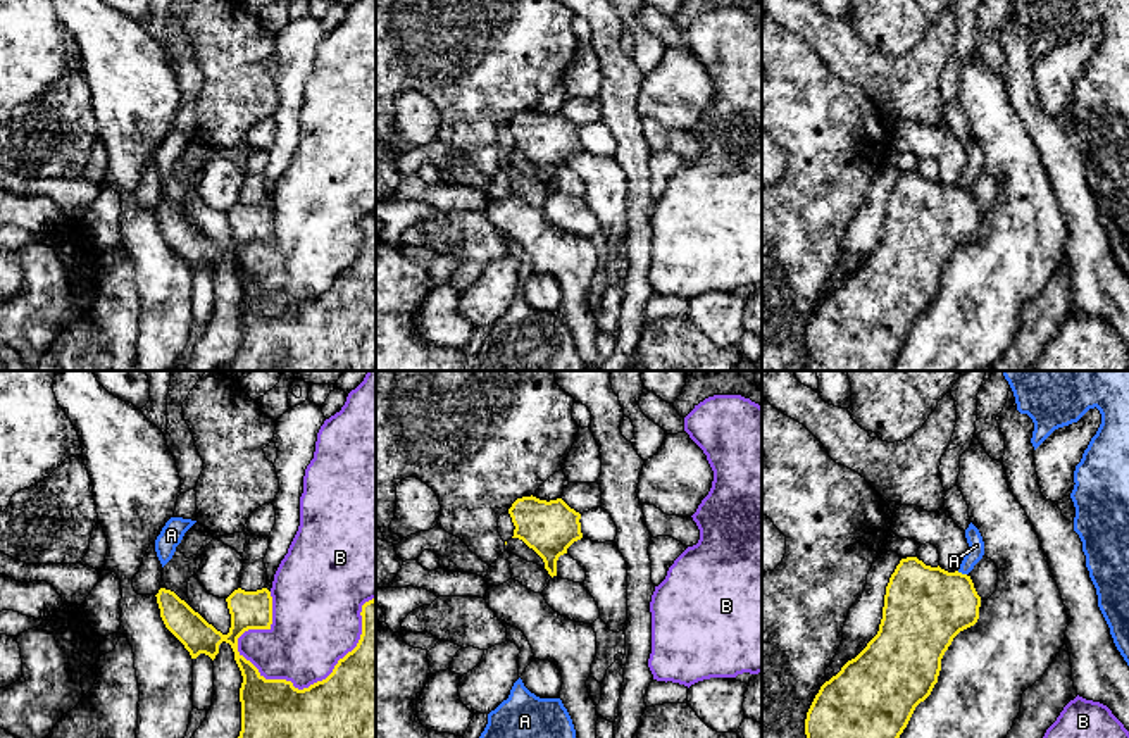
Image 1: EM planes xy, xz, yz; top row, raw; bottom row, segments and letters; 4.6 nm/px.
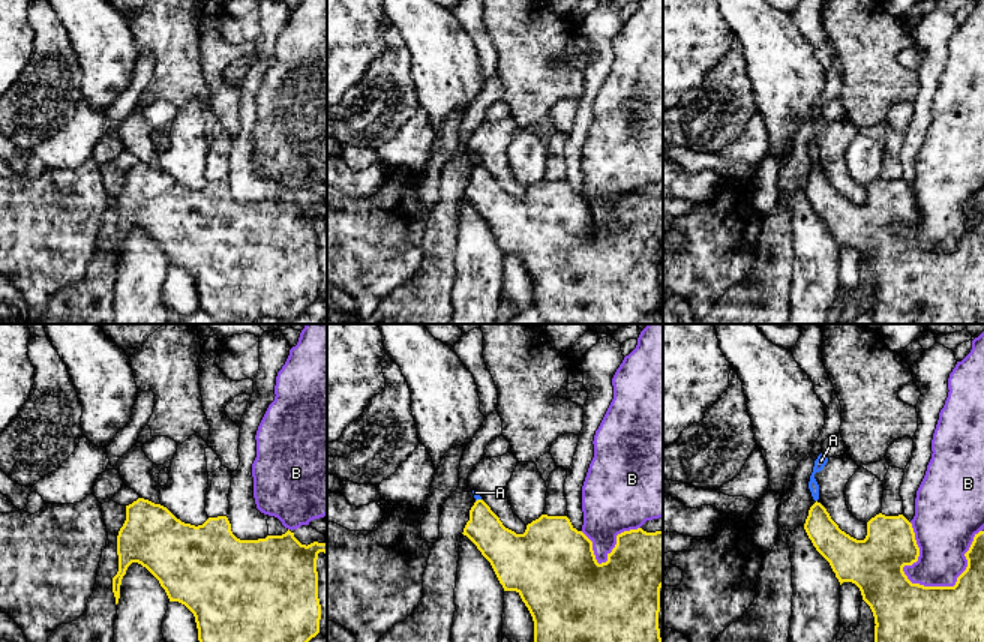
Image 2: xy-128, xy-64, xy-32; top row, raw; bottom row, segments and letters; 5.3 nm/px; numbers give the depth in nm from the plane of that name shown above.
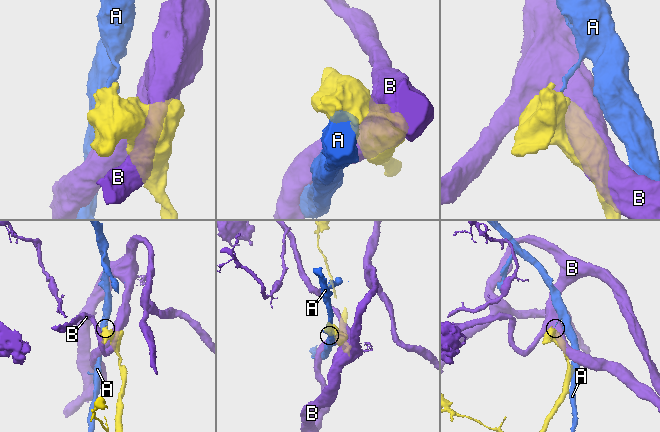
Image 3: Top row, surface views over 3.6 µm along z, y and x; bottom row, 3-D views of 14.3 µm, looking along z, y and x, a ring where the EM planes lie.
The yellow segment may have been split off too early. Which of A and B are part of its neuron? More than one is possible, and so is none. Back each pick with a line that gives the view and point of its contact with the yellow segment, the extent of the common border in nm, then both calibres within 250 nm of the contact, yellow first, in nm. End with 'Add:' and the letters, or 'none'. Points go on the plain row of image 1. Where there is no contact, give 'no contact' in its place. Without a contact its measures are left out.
Add: none

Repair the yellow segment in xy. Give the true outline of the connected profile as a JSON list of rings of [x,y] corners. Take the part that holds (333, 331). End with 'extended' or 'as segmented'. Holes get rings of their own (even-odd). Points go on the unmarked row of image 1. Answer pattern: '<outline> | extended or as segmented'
[[[160,202],[155,210],[165,241],[184,259],[191,272],[205,267],[214,274],[222,255],[229,257],[234,266],[234,274],[243,290],[240,302],[241,345],[229,371],[376,371],[376,212],[362,219],[362,248],[357,260],[338,274],[326,293],[298,303],[286,293],[265,293],[259,283],[238,266],[238,252],[245,245],[271,243],[272,210],[267,202],[257,205],[238,202],[226,212],[231,228],[231,241],[228,248],[222,248],[209,238],[174,205]]] | as segmented

